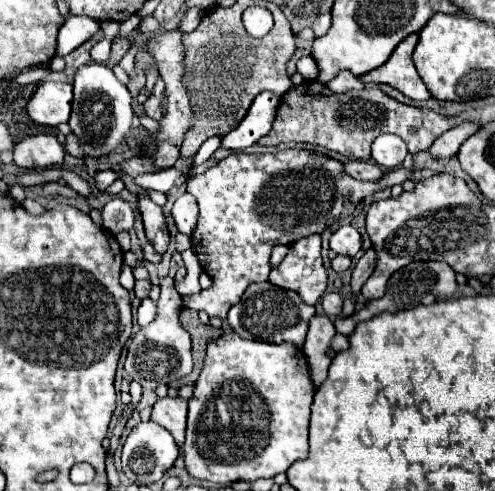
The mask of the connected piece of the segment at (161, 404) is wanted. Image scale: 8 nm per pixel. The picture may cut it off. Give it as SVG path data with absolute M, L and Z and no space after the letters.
M161 398L155 402L153 412L151 412L151 420L157 422L159 426L167 428L177 446L183 444L185 440L185 420L187 420L187 402L181 398Z

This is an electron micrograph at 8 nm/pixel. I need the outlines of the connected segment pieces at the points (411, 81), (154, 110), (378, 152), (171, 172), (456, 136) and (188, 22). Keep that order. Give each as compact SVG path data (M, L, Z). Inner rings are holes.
M417 34L407 36L395 48L391 58L383 66L379 66L379 68L375 68L371 72L365 72L361 76L361 80L363 82L375 82L375 84L379 84L379 82L389 84L389 86L393 86L395 90L403 92L405 96L409 96L413 100L429 100L431 94L429 94L427 86L423 84L421 76L417 74L415 64L411 60L411 54L415 50L417 40L419 40Z
M159 78L159 80L155 82L155 88L153 88L151 98L143 104L147 116L151 116L153 120L159 120L159 118L161 118L161 96L163 96L163 90L165 90L165 84L163 84L163 80Z
M381 134L371 146L371 158L383 168L399 166L407 156L405 142L395 134Z
M169 168L169 170L161 170L161 172L153 172L153 174L135 176L133 182L135 182L137 186L141 186L141 188L159 190L159 192L169 192L179 174L181 174L181 172L177 172L175 168Z
M465 120L463 124L447 130L443 136L439 136L433 146L429 148L429 152L433 154L433 158L447 158L447 156L455 156L459 152L459 146L473 136L479 130L479 124L475 124L473 120Z
M191 8L187 14L185 14L185 18L179 22L179 28L183 30L183 32L193 32L197 26L199 26L199 20L203 18L203 10L201 8Z

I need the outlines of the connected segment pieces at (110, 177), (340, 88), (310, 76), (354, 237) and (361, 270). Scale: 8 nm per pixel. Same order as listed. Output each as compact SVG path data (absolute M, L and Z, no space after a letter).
M101 170L101 172L97 172L95 174L95 186L99 188L99 190L105 190L109 184L113 184L117 178L121 178L117 172L113 172L113 170Z
M339 72L327 86L333 92L347 92L347 90L361 90L363 82L353 72Z
M309 54L309 56L303 56L303 58L297 62L297 72L299 72L305 80L315 80L315 76L319 74L319 66L315 64L315 58Z
M345 224L345 226L341 226L339 230L333 232L333 236L329 240L329 248L335 254L355 256L361 250L361 236L351 224Z
M369 248L357 262L355 270L353 270L353 276L351 276L351 288L353 288L353 294L359 294L361 292L361 286L367 282L367 278L371 276L373 268L375 268L375 262L377 262L377 254L373 248Z

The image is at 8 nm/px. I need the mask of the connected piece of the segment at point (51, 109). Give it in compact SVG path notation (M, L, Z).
M43 82L27 104L27 114L33 122L43 126L59 126L69 120L73 86L67 82Z

